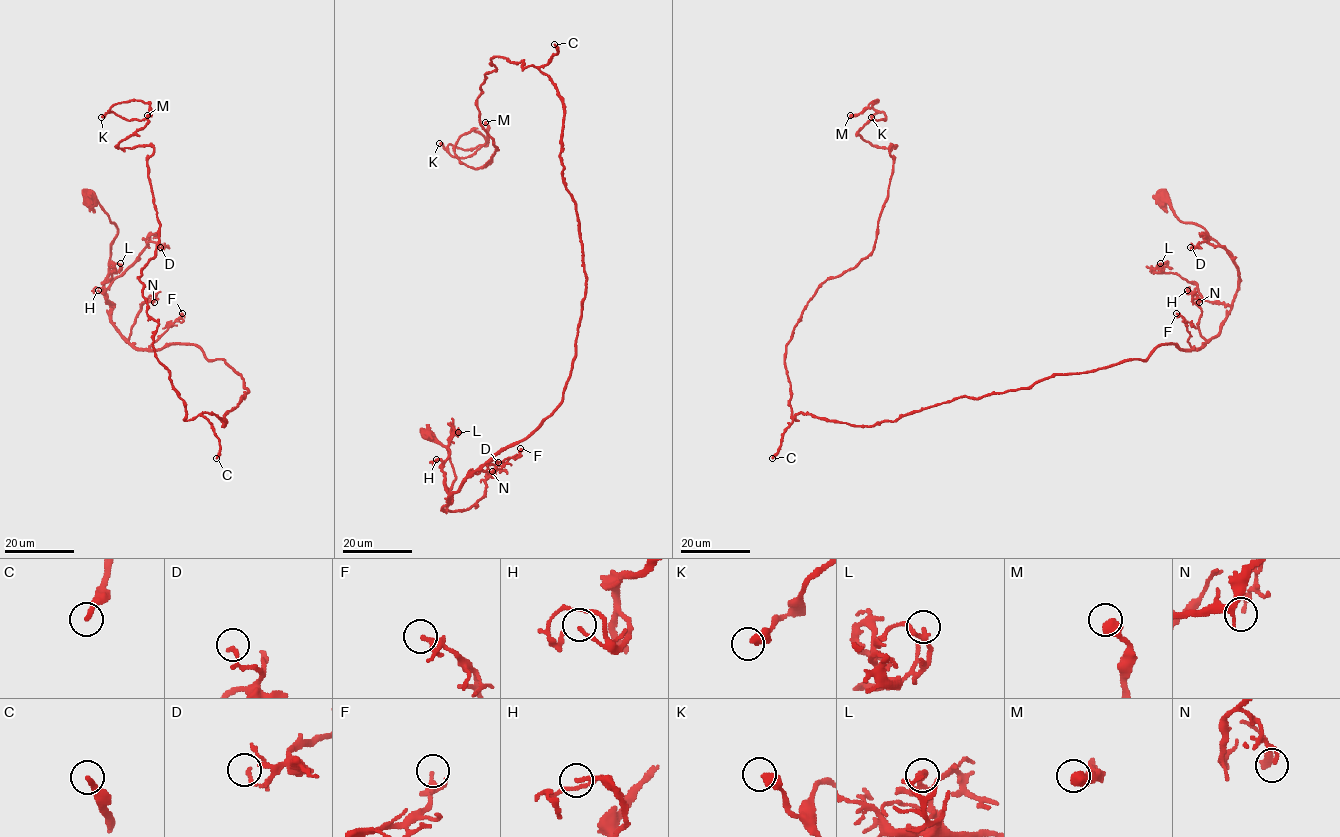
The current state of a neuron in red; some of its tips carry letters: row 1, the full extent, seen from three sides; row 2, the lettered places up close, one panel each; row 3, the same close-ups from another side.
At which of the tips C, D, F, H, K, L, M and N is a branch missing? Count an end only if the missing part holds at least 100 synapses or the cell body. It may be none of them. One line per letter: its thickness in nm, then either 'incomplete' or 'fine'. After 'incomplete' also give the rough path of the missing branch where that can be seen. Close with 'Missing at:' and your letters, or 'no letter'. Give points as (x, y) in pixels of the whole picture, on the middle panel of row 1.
C: 200 nm | incomplete
D: 170 nm | fine
F: 160 nm | fine
H: 160 nm | fine
K: 440 nm | fine
L: 220 nm | fine
M: 550 nm | fine
N: 180 nm | fine
Missing at: C

